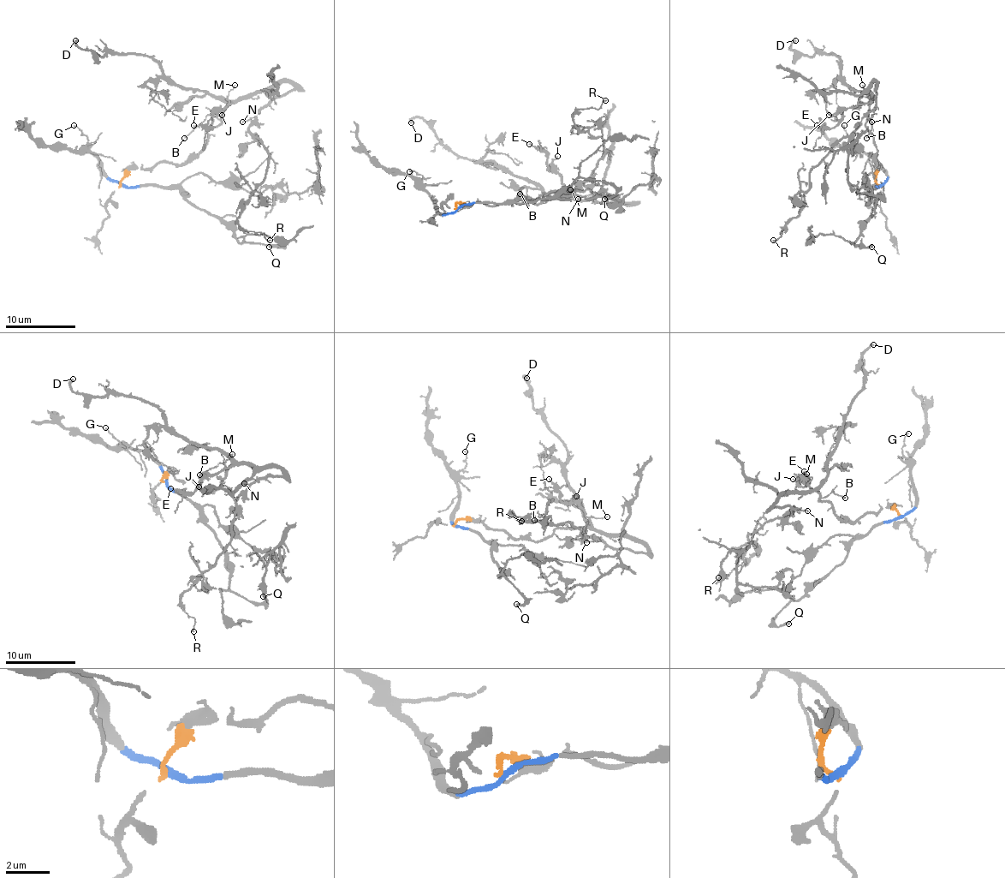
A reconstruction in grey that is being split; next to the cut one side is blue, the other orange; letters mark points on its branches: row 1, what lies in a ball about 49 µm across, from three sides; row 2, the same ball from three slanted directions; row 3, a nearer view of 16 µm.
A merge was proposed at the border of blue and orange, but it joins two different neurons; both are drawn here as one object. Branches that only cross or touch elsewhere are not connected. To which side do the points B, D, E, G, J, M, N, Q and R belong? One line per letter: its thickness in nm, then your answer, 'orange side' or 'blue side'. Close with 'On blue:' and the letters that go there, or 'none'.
B: 90 nm | orange side
D: 280 nm | orange side
E: 130 nm | orange side
G: 110 nm | blue side
J: 140 nm | orange side
M: 100 nm | orange side
N: 130 nm | orange side
Q: 200 nm | blue side
R: 110 nm | orange side
On blue: G, Q

